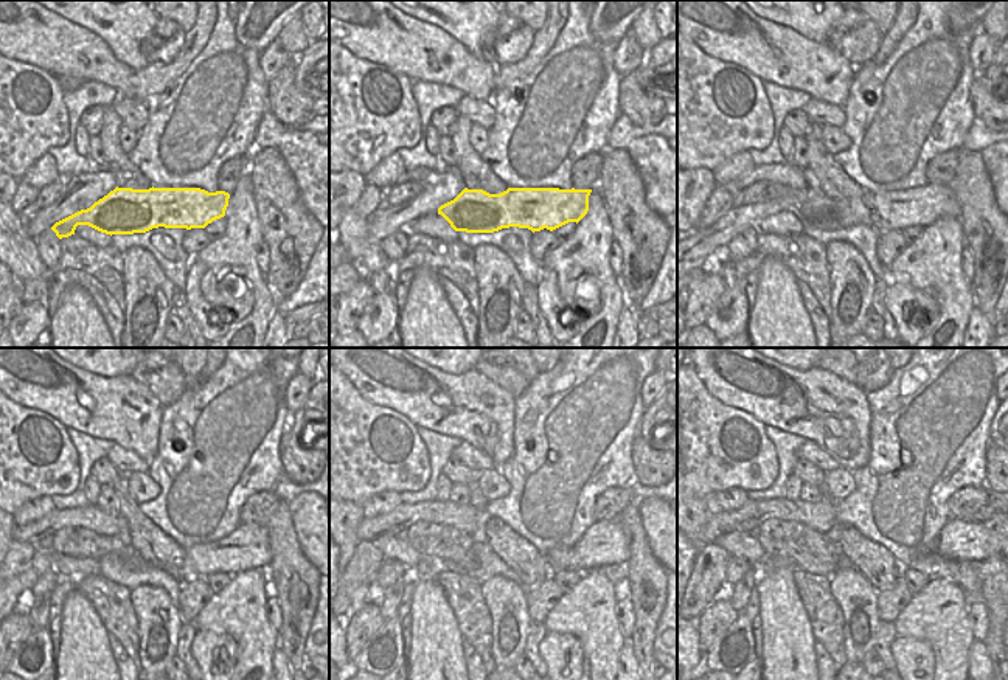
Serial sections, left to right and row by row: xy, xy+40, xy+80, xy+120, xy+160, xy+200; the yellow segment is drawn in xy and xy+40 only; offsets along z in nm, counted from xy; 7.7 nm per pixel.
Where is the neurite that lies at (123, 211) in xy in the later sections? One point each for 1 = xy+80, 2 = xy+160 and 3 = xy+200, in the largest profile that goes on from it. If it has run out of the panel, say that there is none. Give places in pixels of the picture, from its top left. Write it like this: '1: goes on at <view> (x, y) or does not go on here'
1: goes on at xy+80 (918, 207)
2: goes on at xy+160 (606, 542)
3: goes on at xy+200 (960, 539)

